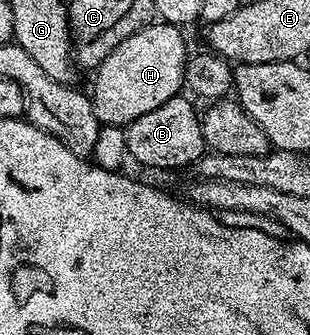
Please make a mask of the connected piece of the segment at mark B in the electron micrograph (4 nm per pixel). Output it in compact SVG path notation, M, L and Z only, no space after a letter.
M185 94L172 96L163 106L155 106L148 114L139 114L125 128L127 150L130 157L138 160L145 168L185 168L196 165L197 159L204 156L207 149L199 108L185 97Z

